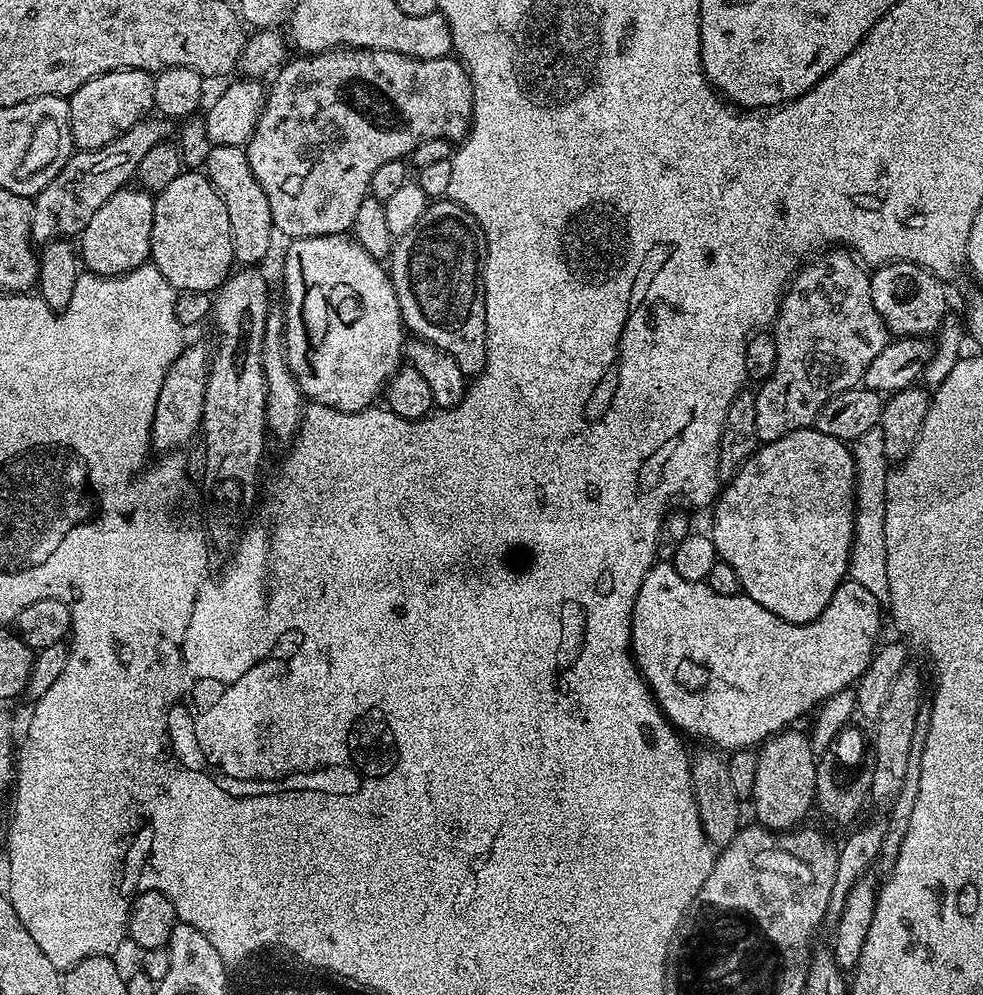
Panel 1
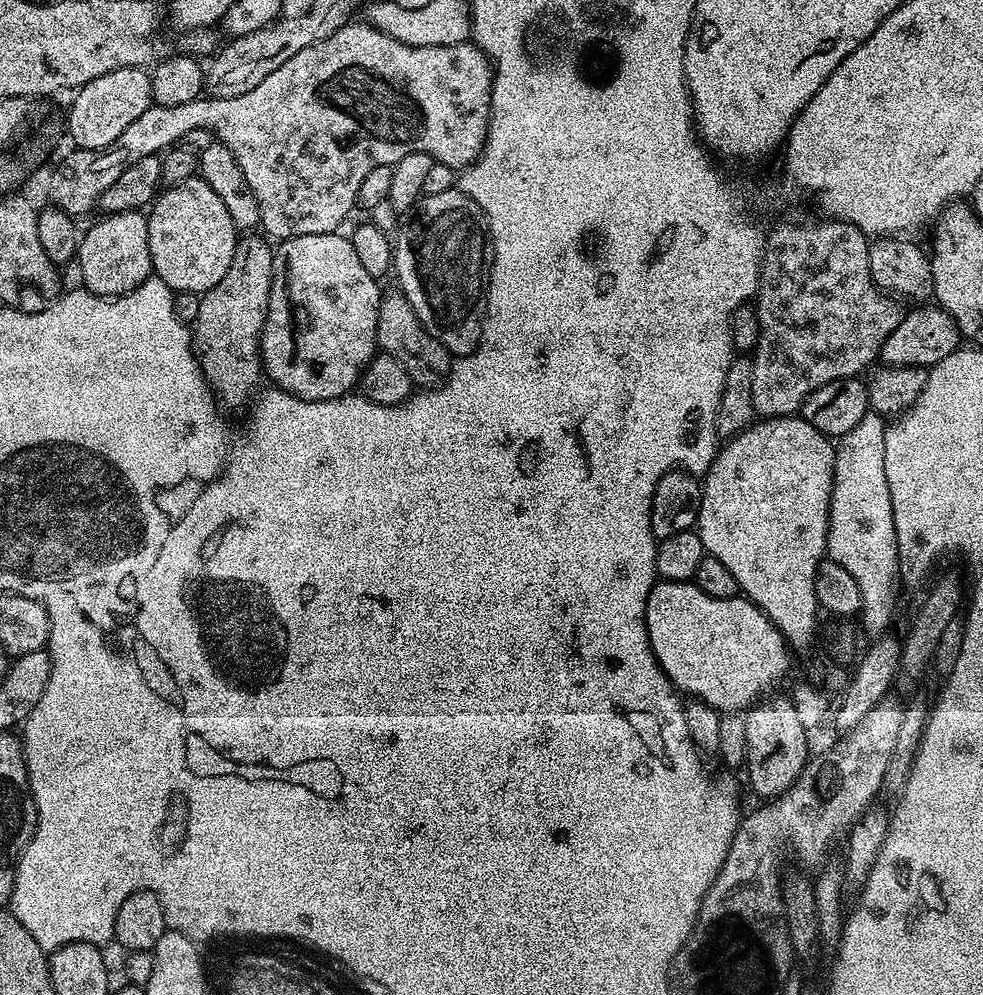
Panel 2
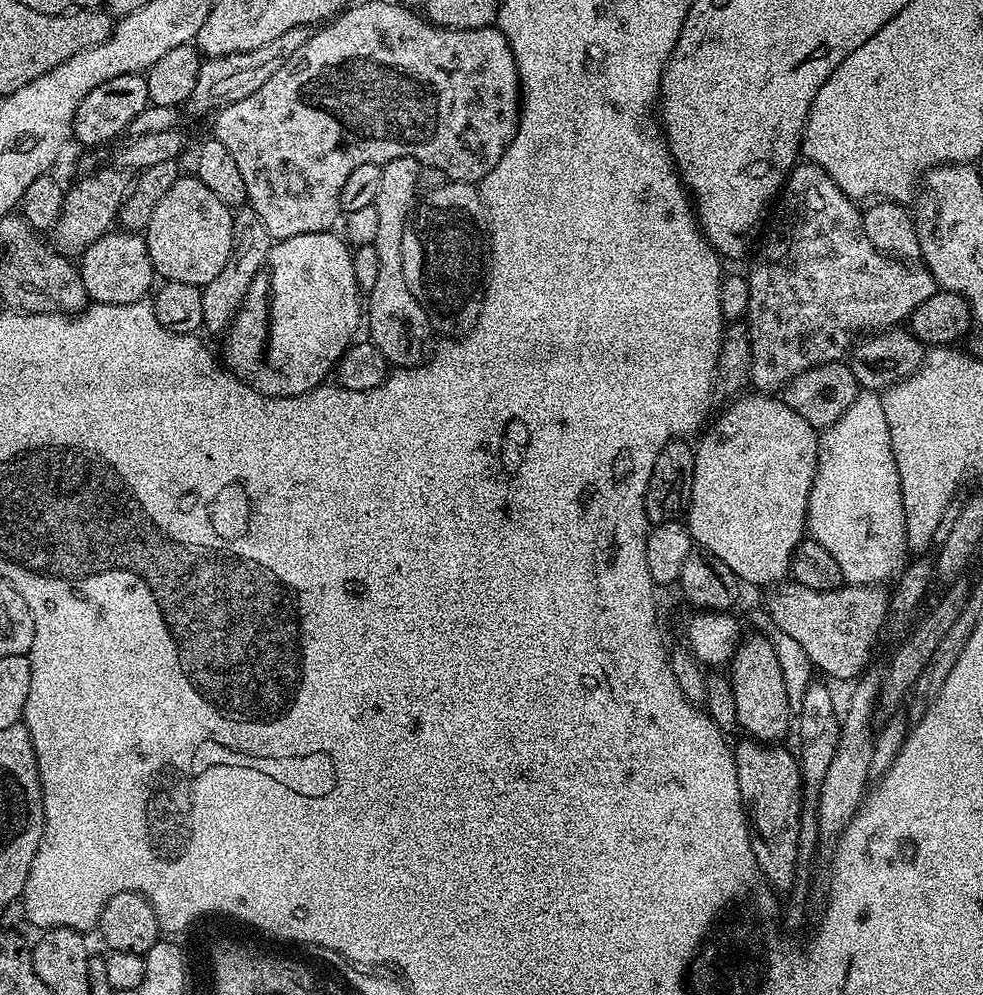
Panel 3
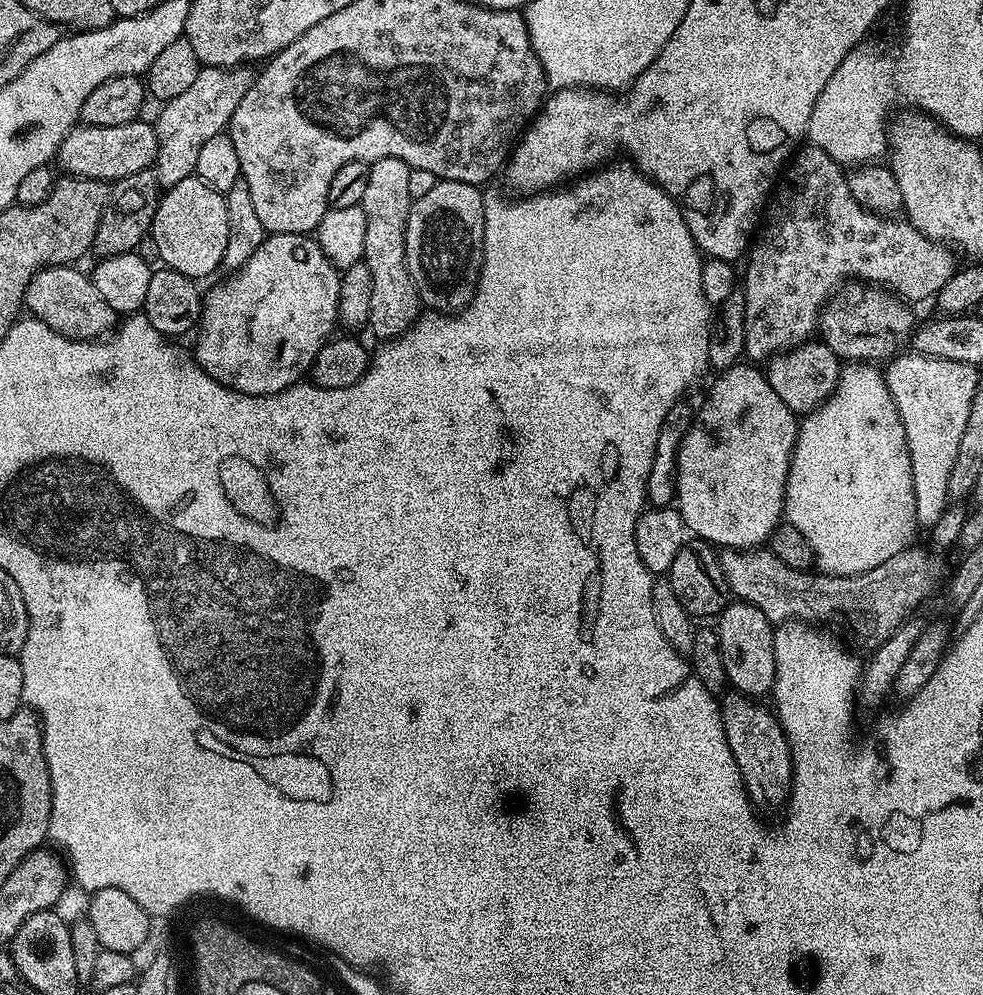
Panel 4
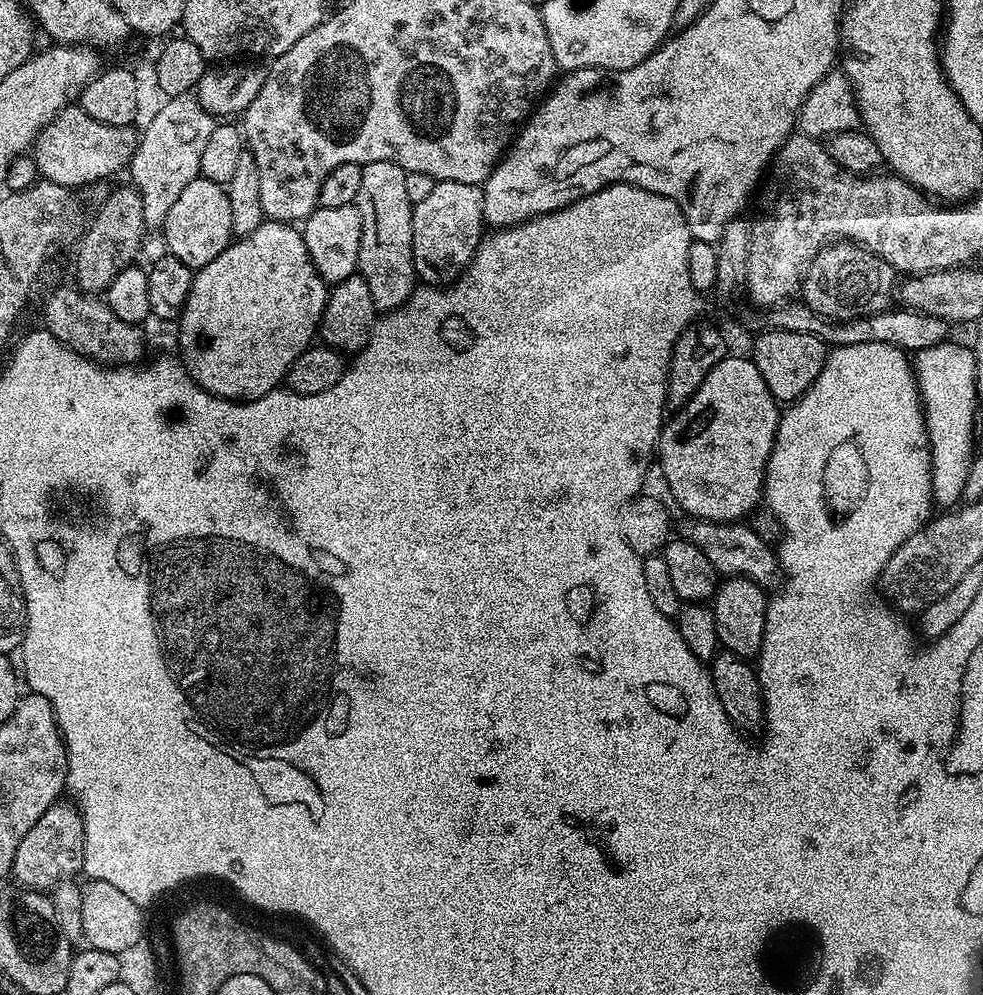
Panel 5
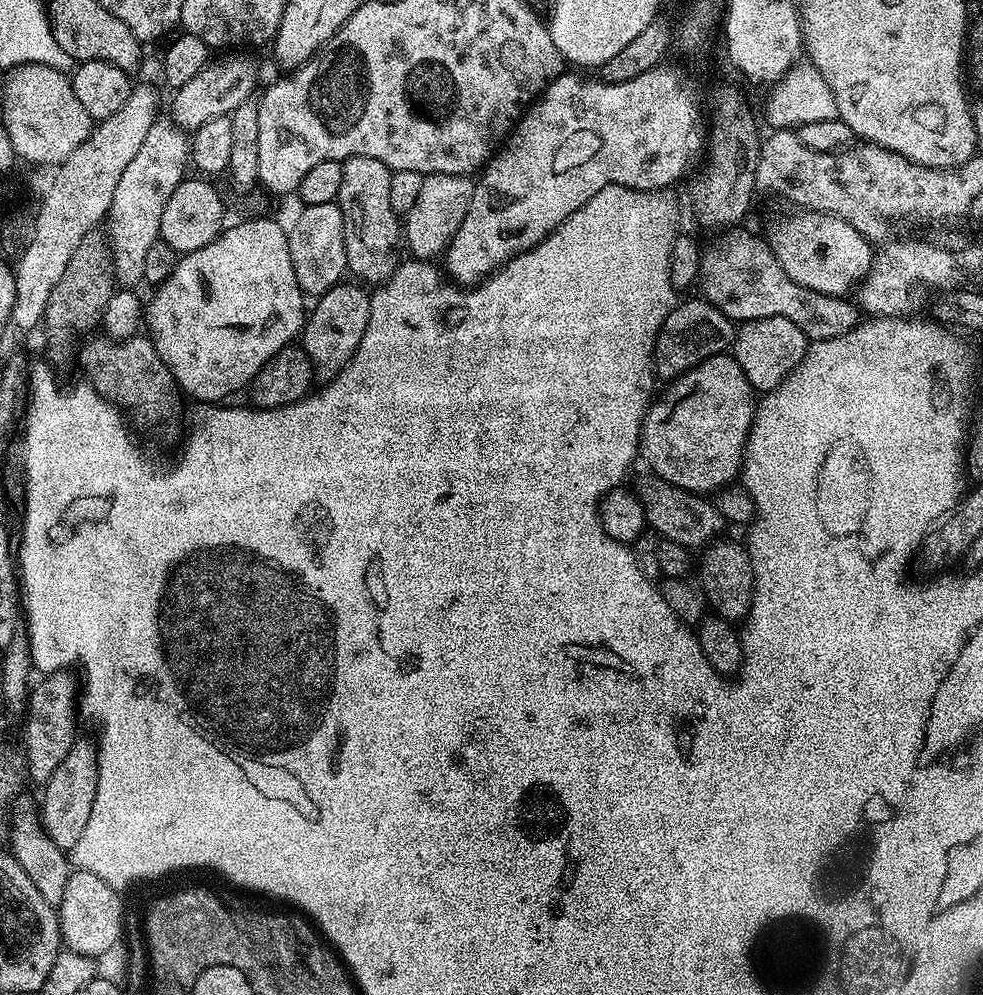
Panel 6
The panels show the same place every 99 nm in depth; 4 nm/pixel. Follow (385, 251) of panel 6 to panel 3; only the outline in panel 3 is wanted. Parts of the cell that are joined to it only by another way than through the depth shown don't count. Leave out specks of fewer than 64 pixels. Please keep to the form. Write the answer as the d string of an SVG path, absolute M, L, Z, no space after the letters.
M394 158L382 165L382 179L378 182L378 280L366 293L367 339L388 359L389 365L396 368L417 368L429 355L428 339L434 336L434 329L424 312L424 307L410 294L406 286L406 274L402 274L402 234L408 225L408 217L418 200L420 183L418 174L422 165L414 158Z

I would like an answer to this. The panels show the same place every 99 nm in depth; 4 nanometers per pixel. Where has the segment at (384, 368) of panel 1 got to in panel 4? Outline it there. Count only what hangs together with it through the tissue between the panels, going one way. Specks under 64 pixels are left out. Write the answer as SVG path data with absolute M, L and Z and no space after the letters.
M273 232L265 235L262 246L258 246L258 250L254 250L251 258L241 268L235 269L229 276L232 277L225 284L218 285L212 293L207 293L204 296L204 313L200 315L200 323L198 325L200 337L196 340L196 348L194 347L196 360L204 367L206 374L210 374L210 378L214 378L222 386L226 386L235 392L250 394L251 396L278 394L282 390L289 388L291 384L301 383L311 373L312 363L318 354L318 350L322 350L322 346L333 339L334 333L337 331L335 328L338 328L340 319L338 314L338 296L340 294L341 273L328 261L326 254L320 249L320 243L311 235L299 236L298 234Z

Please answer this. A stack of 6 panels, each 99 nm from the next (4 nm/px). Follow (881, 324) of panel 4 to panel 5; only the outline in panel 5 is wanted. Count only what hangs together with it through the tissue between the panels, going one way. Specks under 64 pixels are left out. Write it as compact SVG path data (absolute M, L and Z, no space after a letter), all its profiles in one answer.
M836 242L821 247L804 271L802 300L810 310L826 321L851 321L891 309L897 288L898 273L885 260L859 244Z

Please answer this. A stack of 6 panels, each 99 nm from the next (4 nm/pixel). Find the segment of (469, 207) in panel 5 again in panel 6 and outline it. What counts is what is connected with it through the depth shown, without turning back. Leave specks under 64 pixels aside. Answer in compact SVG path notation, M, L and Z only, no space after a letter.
M434 174L425 176L422 182L422 191L414 206L406 214L402 224L402 236L406 241L413 257L420 262L432 262L443 257L451 244L454 234L458 234L458 226L468 213L468 207L472 205L473 181L468 176L455 176L454 174Z

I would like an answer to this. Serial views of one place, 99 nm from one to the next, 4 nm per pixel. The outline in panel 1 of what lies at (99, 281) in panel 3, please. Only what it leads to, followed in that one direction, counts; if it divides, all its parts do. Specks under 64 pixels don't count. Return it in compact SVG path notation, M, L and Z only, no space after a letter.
M125 186L117 190L86 222L78 237L78 255L83 267L95 276L121 276L149 263L150 230L154 226L154 196L139 186Z

